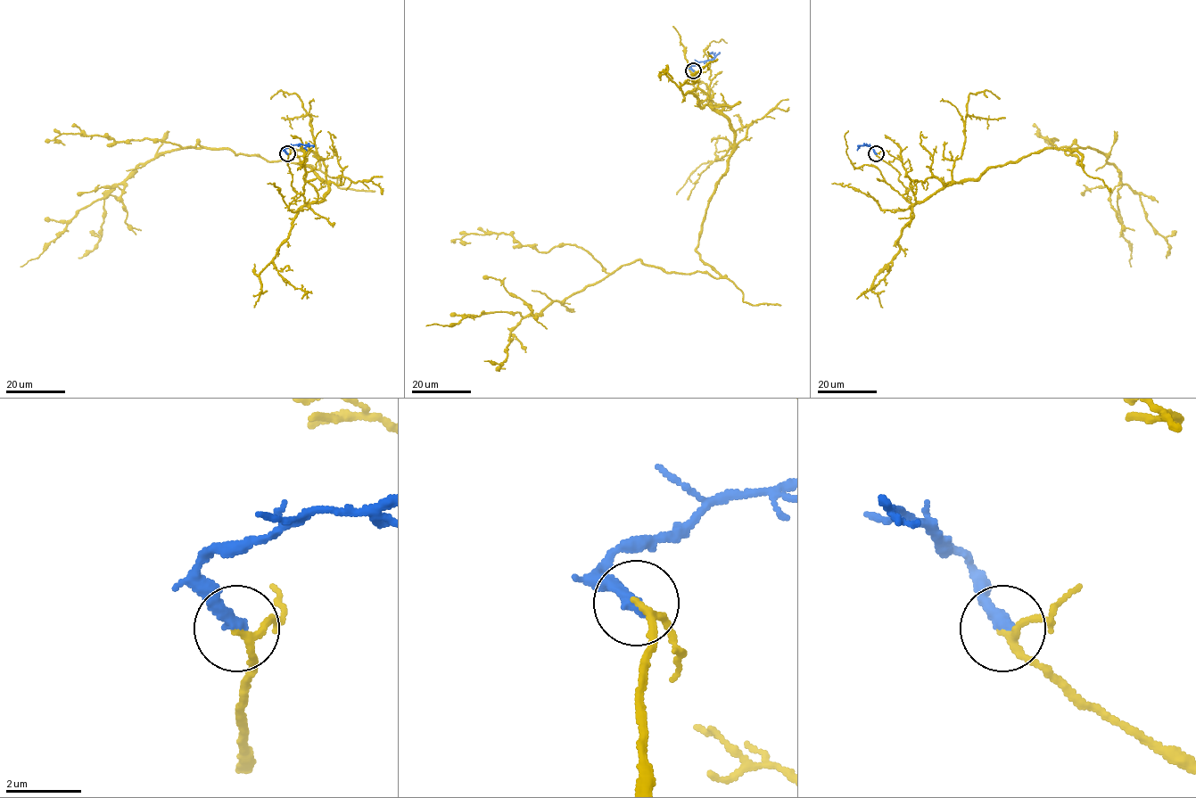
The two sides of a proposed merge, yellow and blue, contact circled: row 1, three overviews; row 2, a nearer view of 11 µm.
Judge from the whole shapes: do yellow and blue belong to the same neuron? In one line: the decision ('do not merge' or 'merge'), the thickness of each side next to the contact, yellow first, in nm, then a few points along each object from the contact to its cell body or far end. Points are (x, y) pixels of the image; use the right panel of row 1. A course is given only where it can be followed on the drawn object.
merge | 160/360 nm | yellow via (876, 153), (912, 204), (1047, 148), (1076, 151), (1083, 169), (1065, 151), (1101, 152), (1120, 177), (1131, 267) | blue via (876, 153), (866, 143), (857, 150)

